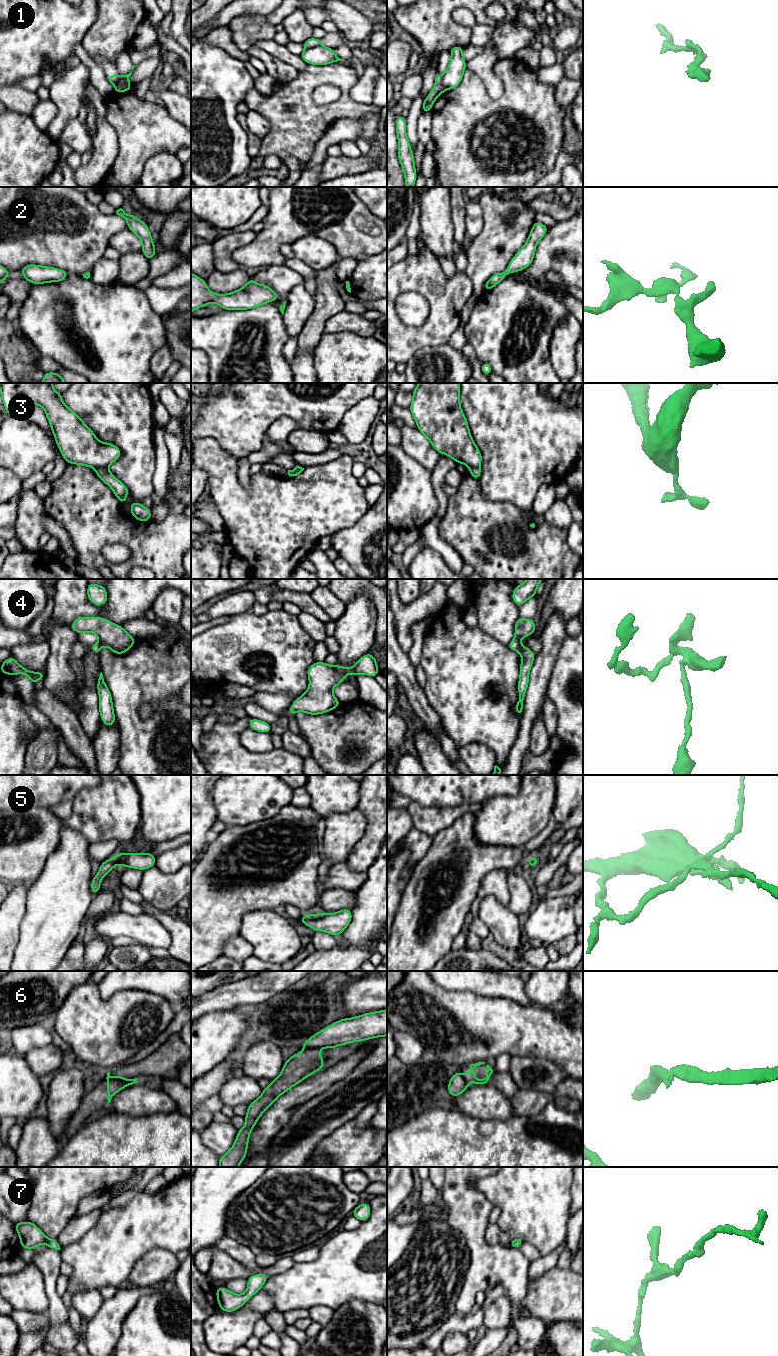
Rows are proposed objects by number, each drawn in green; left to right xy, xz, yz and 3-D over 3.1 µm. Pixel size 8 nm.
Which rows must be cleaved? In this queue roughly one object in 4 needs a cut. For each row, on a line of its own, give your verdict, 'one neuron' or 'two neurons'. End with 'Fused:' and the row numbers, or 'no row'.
1: two neurons
2: one neuron
3: two neurons
4: one neuron
5: one neuron
6: two neurons
7: one neuron
Fused: 1, 3, 6

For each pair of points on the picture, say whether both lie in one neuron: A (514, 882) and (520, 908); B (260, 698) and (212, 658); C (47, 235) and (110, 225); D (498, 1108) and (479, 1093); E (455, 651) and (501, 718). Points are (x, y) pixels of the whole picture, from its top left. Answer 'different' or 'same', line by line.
A: same
B: different
C: same
D: same
E: same

